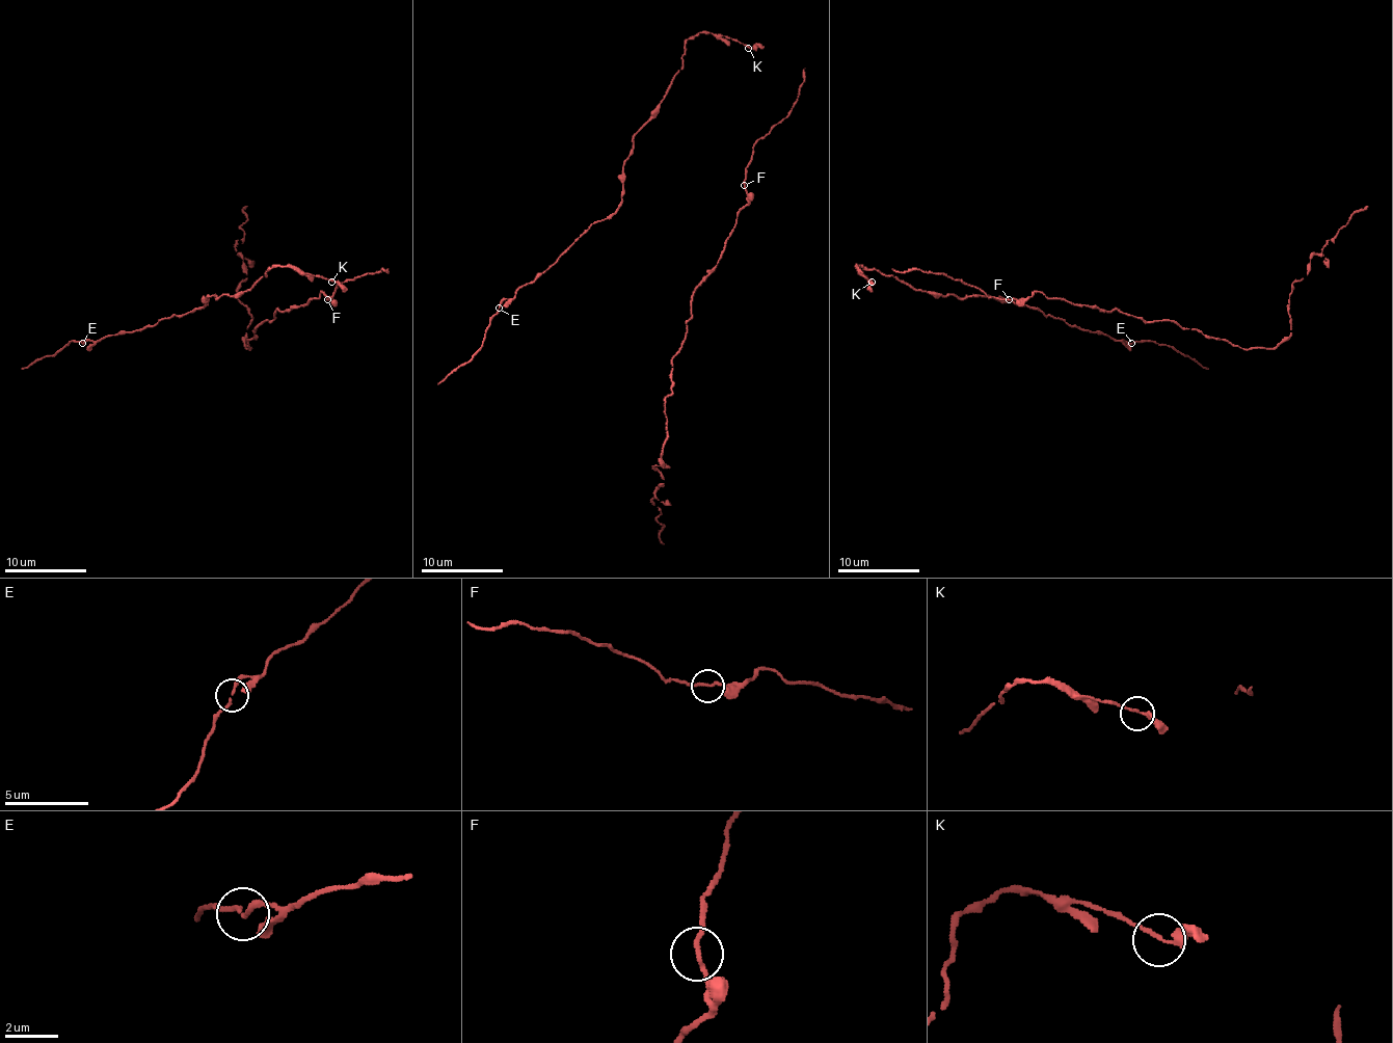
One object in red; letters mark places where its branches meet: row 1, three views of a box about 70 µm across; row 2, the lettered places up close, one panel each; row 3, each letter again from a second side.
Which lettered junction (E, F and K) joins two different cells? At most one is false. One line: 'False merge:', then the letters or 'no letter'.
False merge: no letter

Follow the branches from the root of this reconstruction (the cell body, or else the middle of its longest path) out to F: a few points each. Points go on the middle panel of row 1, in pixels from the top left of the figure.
F: (798, 94), (794, 107), (754, 144), (752, 159), (745, 174), (745, 186)

